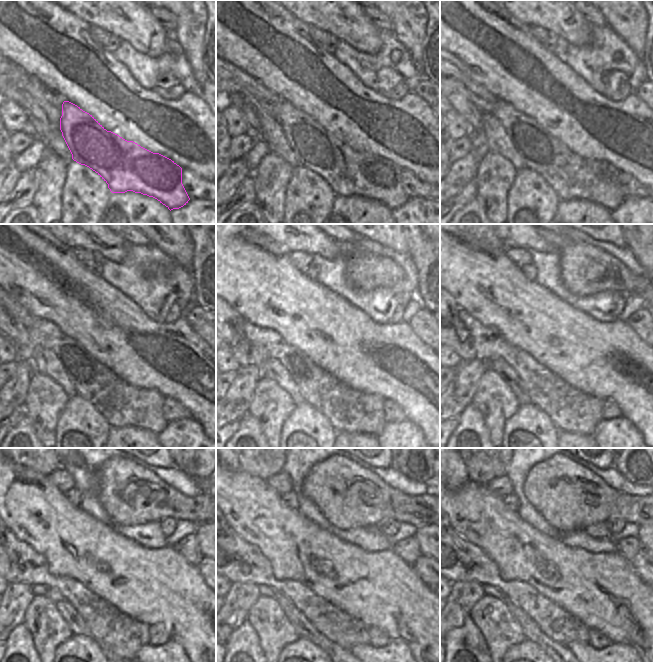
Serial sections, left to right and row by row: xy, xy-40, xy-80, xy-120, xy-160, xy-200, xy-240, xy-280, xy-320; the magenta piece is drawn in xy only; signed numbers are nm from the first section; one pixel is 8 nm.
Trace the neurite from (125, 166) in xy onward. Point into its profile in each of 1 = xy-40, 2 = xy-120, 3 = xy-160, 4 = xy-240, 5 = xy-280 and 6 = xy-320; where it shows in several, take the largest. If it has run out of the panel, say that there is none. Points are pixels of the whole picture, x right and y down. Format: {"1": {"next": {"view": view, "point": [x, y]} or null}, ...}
{"1": {"next": {"view": "xy-40", "point": [348, 172]}}, "2": {"next": {"view": "xy-120", "point": [123, 405]}}, "3": {"next": {"view": "xy-160", "point": [349, 410]}}, "4": {"next": {"view": "xy-240", "point": [13, 559]}}, "5": {"next": {"view": "xy-280", "point": [238, 561]}}, "6": {"next": {"view": "xy-320", "point": [460, 560]}}}

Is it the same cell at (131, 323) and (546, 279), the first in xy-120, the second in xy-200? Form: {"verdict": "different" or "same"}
{"verdict": "different"}

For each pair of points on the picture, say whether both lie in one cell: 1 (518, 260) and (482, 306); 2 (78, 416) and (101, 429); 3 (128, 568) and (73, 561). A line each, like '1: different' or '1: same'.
1: different
2: same
3: same

